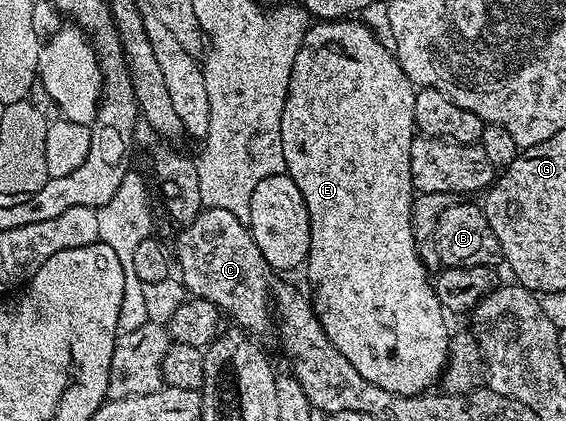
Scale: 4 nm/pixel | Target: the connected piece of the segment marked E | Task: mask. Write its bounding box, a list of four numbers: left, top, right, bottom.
[280,18,451,395]

